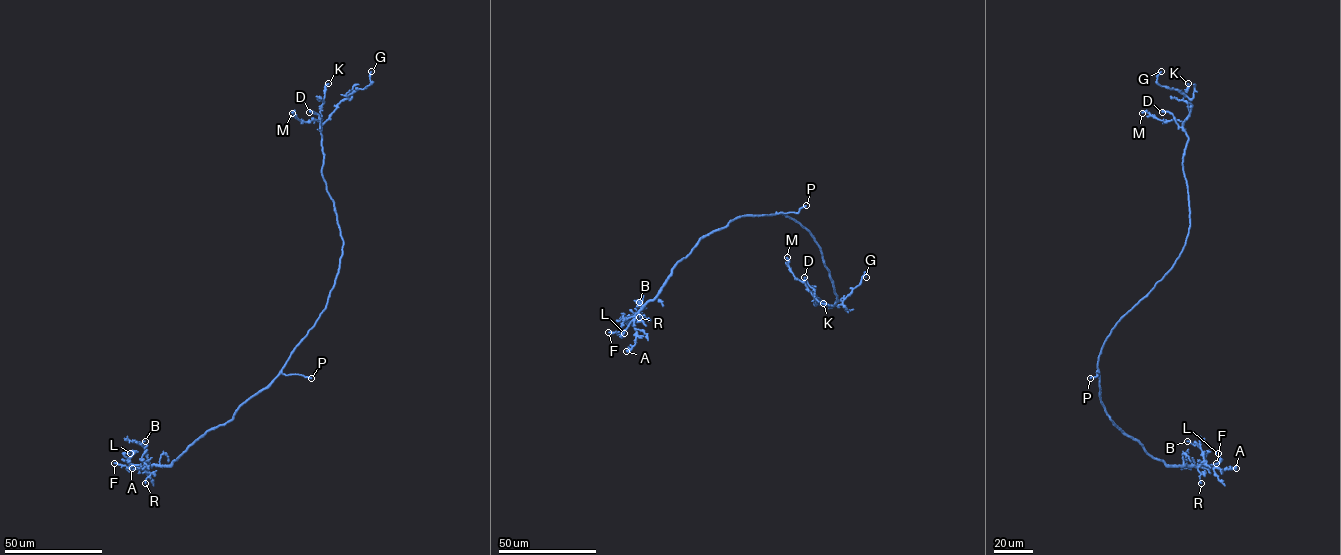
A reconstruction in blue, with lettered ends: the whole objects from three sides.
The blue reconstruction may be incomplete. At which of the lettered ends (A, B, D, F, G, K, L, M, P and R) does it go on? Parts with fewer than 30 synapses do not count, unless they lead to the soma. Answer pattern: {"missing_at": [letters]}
{"missing_at": ["P"]}

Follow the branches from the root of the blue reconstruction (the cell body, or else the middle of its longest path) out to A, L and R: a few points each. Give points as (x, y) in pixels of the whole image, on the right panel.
A: (1120, 319), (1105, 341), (1097, 364), (1100, 402), (1114, 423), (1135, 438), (1148, 454), (1167, 465), (1236, 468)
L: (1120, 319), (1105, 341), (1097, 364), (1100, 402), (1109, 417), (1167, 465), (1204, 468), (1219, 462), (1218, 453)
R: (1120, 319), (1098, 357), (1100, 402), (1114, 423), (1148, 454), (1167, 465), (1194, 465), (1201, 473), (1201, 483)

